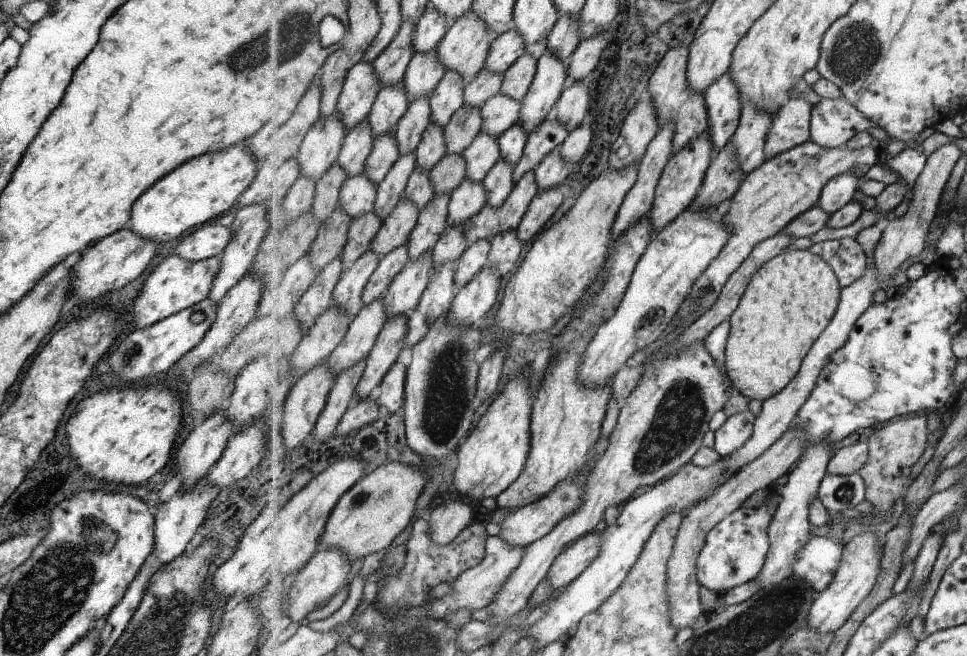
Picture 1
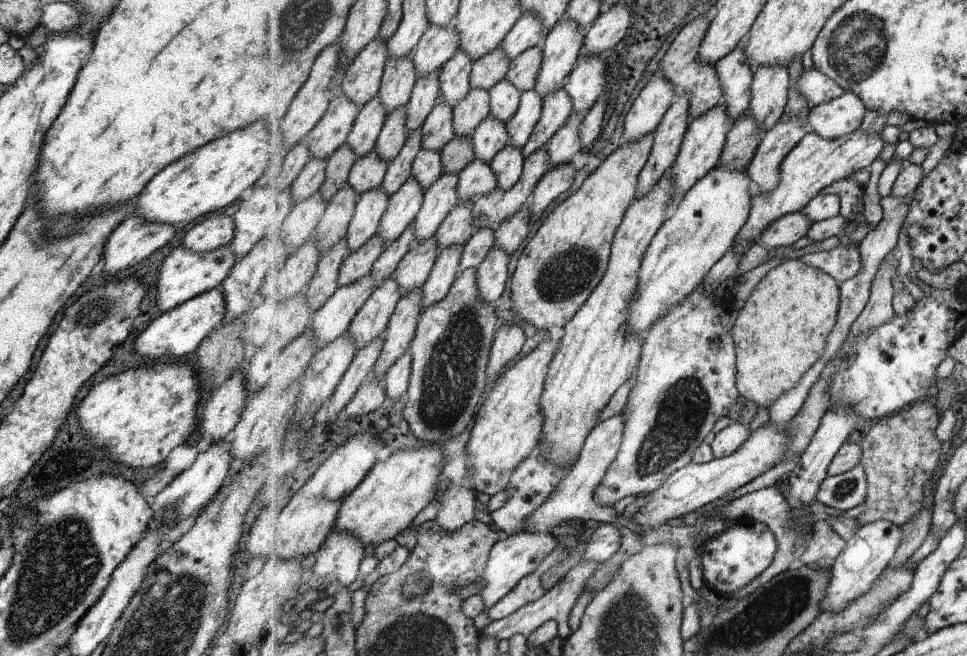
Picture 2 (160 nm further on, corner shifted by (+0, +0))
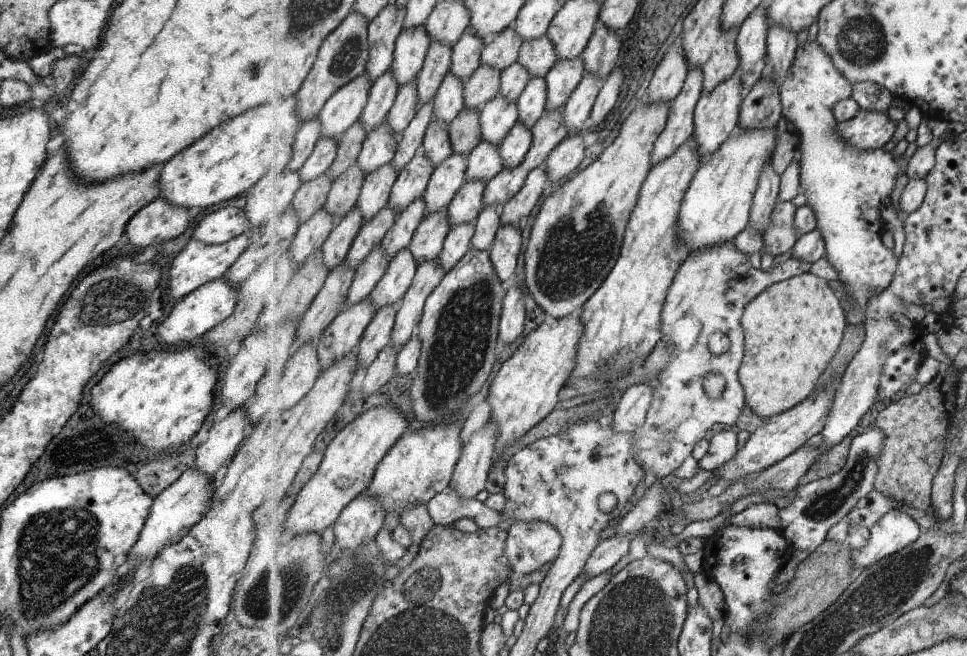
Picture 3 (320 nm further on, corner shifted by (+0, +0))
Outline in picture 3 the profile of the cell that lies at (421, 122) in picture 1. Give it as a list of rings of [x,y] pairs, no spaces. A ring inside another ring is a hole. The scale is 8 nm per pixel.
[[[432,41],[422,71],[418,74],[420,107],[431,99],[435,100],[445,77],[451,72],[453,46]]]

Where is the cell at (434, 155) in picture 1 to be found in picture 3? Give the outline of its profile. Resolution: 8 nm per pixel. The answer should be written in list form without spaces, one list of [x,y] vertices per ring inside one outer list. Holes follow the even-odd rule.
[[[449,73],[435,98],[435,119],[443,121],[450,126],[466,106],[464,99],[465,82],[456,77],[455,73]]]

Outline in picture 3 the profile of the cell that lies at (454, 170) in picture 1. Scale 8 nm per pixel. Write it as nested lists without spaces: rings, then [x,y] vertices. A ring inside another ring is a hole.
[[[465,106],[449,126],[452,150],[455,153],[469,155],[470,152],[482,141],[482,128],[480,114]]]

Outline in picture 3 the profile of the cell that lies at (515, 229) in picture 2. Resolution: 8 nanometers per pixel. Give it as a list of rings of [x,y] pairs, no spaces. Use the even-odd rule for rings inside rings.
[[[546,163],[534,168],[519,189],[519,192],[509,199],[501,208],[502,224],[524,224],[531,210],[537,206],[543,190],[546,188],[548,170]]]

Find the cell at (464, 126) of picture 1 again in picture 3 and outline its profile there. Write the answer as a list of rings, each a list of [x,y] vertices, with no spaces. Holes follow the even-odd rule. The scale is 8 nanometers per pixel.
[[[481,63],[465,83],[466,106],[479,112],[493,100],[502,87],[502,72],[490,64]]]

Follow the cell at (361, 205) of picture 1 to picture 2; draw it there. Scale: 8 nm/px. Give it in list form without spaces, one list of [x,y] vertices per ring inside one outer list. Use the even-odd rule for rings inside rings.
[[[373,150],[357,160],[348,182],[359,196],[377,187],[381,188],[388,171],[388,164],[389,162],[384,161]]]

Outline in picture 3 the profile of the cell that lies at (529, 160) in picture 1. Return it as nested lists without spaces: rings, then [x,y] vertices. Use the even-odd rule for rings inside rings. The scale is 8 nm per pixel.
[[[583,54],[571,60],[559,58],[545,77],[548,84],[547,110],[563,108],[585,75]]]

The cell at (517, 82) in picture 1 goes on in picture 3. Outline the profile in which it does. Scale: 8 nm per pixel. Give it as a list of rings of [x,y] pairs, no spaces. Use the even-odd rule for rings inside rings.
[[[547,34],[538,39],[525,39],[518,61],[533,78],[546,77],[558,59],[555,45]]]

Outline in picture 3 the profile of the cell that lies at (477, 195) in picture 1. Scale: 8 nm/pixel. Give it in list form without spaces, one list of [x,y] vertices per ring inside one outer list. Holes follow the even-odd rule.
[[[481,141],[468,155],[469,166],[466,177],[469,179],[491,180],[504,169],[504,160],[499,146],[489,141]]]

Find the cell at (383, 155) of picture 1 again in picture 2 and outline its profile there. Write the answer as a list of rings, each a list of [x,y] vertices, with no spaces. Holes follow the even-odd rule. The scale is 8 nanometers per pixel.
[[[405,105],[398,106],[386,116],[375,148],[384,161],[391,162],[401,154],[408,139],[407,117],[408,108]]]

